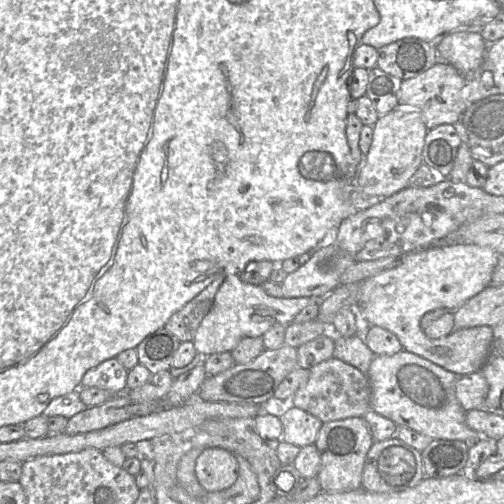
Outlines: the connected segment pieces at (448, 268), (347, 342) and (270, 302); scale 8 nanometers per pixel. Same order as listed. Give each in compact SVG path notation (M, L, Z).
M458 244L425 248L408 253L394 268L360 283L356 307L371 326L392 332L404 350L425 358L457 376L480 371L490 352L493 328L476 326L453 330L439 339L428 338L420 326L423 315L445 308L455 311L490 286L500 255L489 247Z
M333 334L333 356L350 364L367 375L370 364L376 356L366 345L361 336L344 337Z
M238 274L225 277L217 291L212 306L201 321L193 339L198 354L207 357L211 354L231 352L245 337L260 337L276 324L287 326L306 306L319 303L323 298L293 297L277 298L268 295L262 286L243 282Z

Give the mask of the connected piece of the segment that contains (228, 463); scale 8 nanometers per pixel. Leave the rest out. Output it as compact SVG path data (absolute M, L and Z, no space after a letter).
M221 447L204 449L196 459L195 474L199 484L208 492L231 487L238 477L235 455Z

